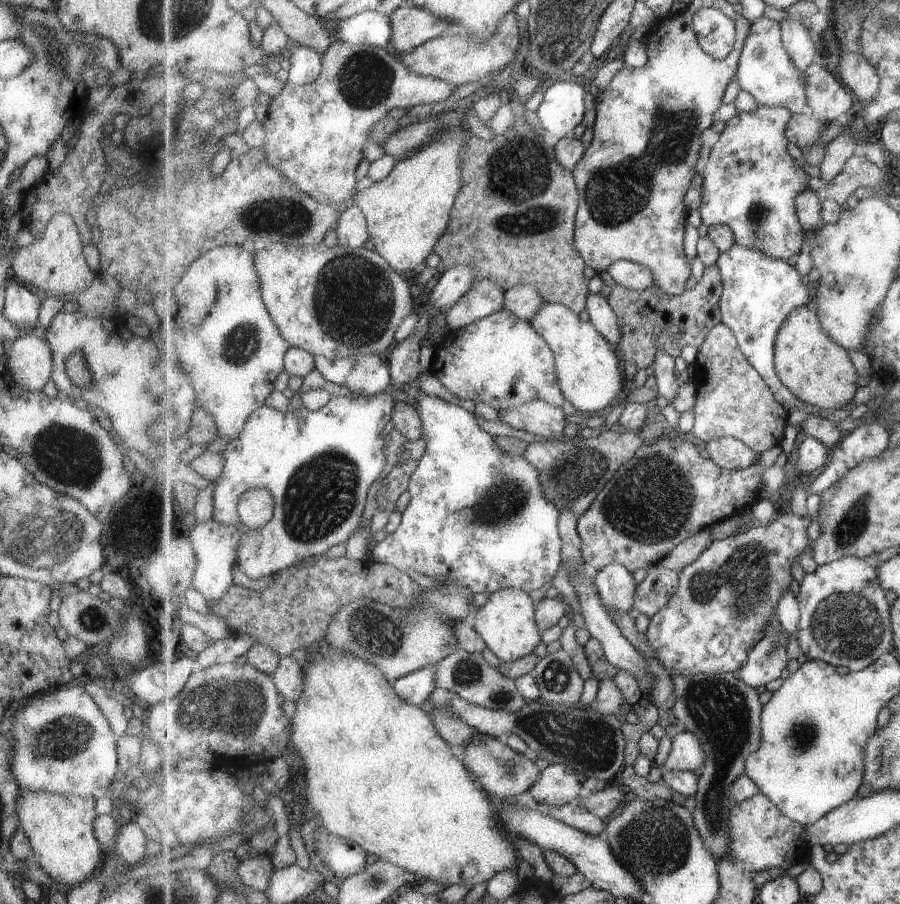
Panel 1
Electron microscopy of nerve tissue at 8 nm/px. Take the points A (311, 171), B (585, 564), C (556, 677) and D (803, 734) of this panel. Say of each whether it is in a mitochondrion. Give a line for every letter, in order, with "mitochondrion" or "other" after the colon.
A: other
B: other
C: mitochondrion
D: mitochondrion

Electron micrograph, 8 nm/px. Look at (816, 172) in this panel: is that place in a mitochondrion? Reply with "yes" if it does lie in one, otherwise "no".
no

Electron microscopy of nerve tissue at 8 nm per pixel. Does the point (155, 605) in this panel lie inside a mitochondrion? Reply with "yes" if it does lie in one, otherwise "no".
no

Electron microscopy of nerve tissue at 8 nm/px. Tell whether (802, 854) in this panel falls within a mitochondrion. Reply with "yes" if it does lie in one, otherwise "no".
no

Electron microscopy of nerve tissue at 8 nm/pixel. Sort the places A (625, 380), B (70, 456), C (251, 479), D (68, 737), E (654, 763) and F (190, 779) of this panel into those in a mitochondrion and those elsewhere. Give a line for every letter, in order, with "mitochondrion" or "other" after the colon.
A: other
B: mitochondrion
C: other
D: mitochondrion
E: other
F: other

